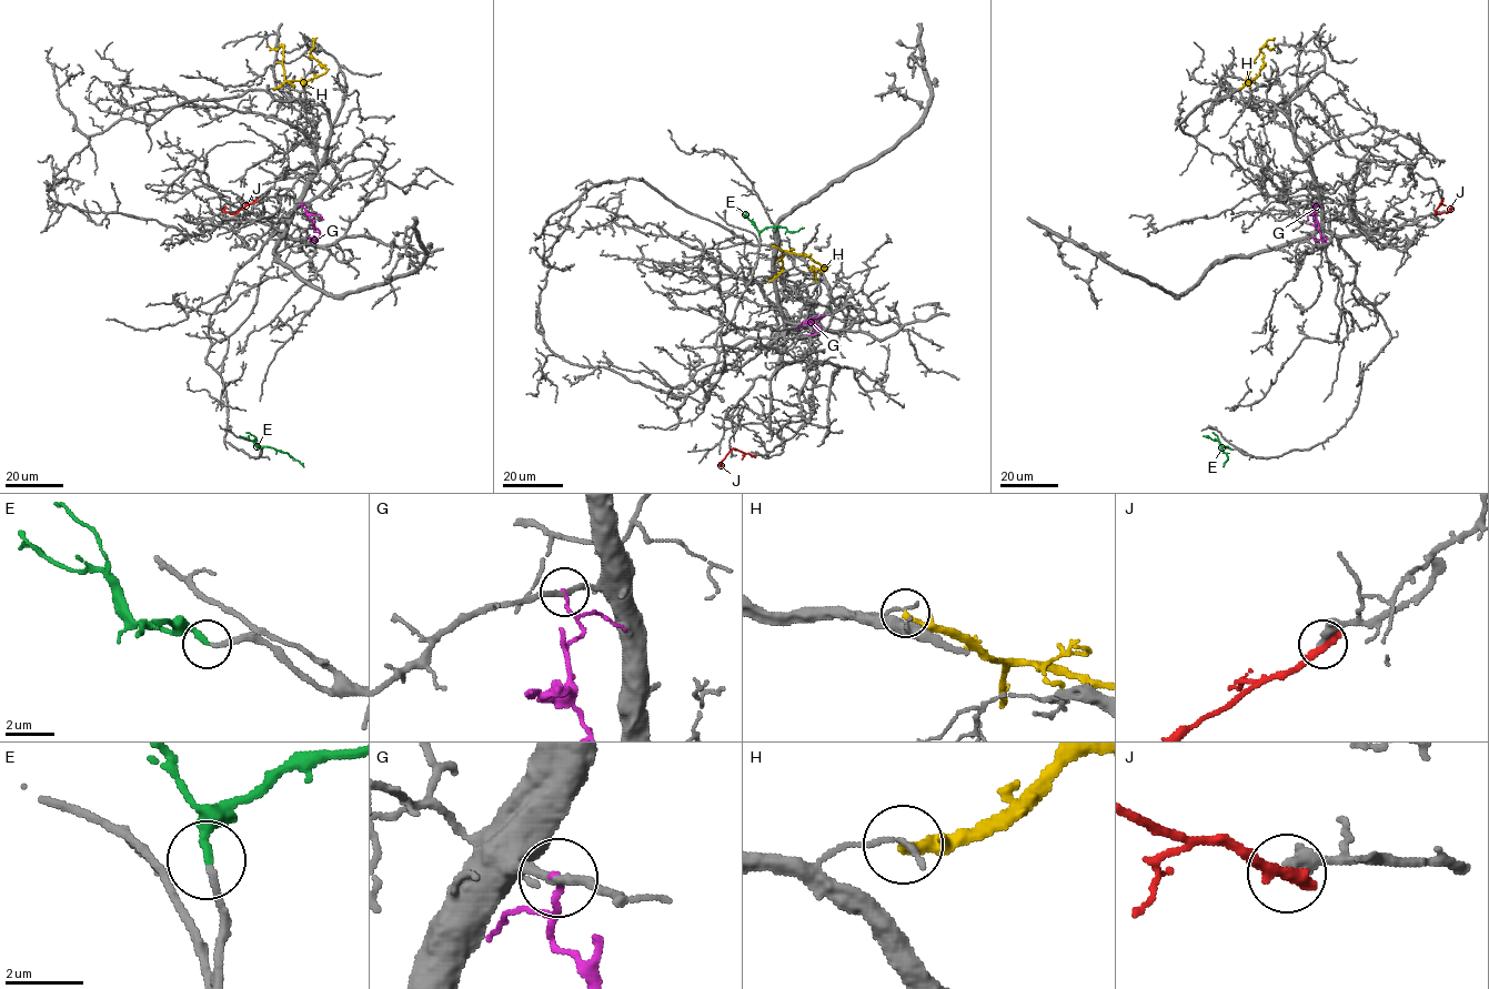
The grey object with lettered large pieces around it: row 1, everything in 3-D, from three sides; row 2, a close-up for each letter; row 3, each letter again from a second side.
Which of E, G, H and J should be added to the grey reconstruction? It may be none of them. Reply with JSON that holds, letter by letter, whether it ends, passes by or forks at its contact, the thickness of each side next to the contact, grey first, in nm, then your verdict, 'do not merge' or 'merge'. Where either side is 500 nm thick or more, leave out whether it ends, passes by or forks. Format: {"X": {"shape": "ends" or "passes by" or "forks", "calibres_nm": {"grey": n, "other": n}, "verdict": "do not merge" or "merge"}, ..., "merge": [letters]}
{"E": {"shape": "ends", "calibres_nm": {"grey": 190, "other": 220}, "verdict": "merge"}, "G": {"shape": "ends", "calibres_nm": {"grey": 240, "other": 140}, "verdict": "do not merge"}, "H": {"shape": "ends", "calibres_nm": {"grey": 170, "other": 280}, "verdict": "do not merge"}, "J": {"shape": "ends", "calibres_nm": {"grey": 320, "other": 440}, "verdict": "do not merge"}, "merge": ["E"]}

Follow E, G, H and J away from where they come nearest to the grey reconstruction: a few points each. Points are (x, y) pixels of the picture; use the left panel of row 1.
E: (261, 450), (267, 446), (287, 452), (304, 466)
G: (303, 202), (307, 214), (319, 232), (314, 242), (307, 236)
H: (272, 88), (285, 81), (317, 78), (327, 71), (310, 52), (317, 37)
J: (255, 200), (235, 213), (227, 212), (223, 207)

